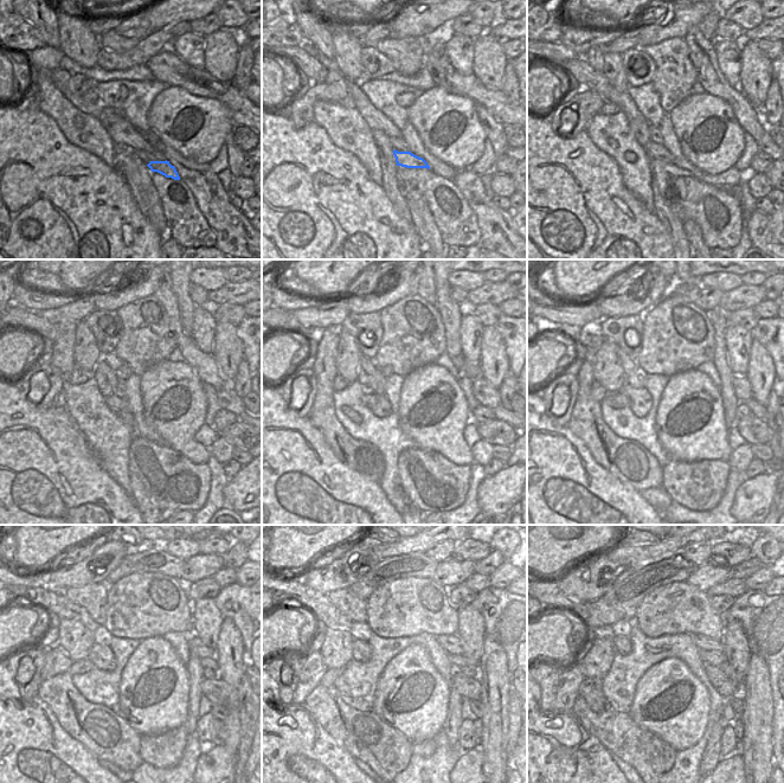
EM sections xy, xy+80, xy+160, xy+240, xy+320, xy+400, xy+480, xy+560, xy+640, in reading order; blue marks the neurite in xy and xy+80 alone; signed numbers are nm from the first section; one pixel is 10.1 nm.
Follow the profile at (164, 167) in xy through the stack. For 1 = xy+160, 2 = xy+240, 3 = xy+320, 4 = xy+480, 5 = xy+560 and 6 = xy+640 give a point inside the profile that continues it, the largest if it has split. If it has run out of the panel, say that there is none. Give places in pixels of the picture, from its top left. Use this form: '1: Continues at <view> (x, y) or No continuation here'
1: Continues at xy+160 (655, 151)
2: Continues at xy+240 (124, 415)
3: Continues at xy+320 (383, 408)
4: Continues at xy+480 (102, 656)
5: Continues at xy+560 (361, 649)
6: Continues at xy+640 (623, 646)

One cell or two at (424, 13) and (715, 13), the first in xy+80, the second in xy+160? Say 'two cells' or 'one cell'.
two cells

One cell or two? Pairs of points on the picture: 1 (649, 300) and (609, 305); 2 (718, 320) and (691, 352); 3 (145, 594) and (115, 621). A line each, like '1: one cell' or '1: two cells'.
1: one cell
2: two cells
3: one cell

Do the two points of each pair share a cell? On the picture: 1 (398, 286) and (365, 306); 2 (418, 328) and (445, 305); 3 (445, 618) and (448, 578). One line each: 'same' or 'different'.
1: same
2: different
3: different

